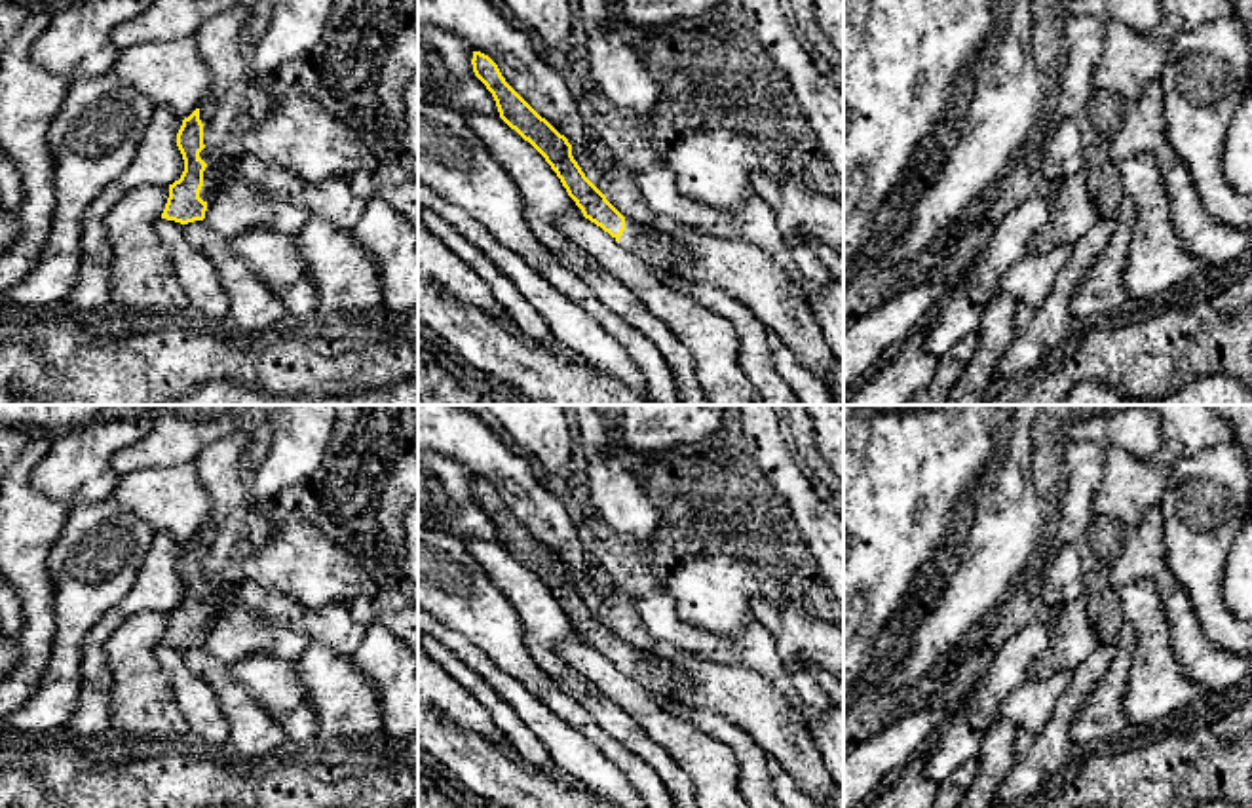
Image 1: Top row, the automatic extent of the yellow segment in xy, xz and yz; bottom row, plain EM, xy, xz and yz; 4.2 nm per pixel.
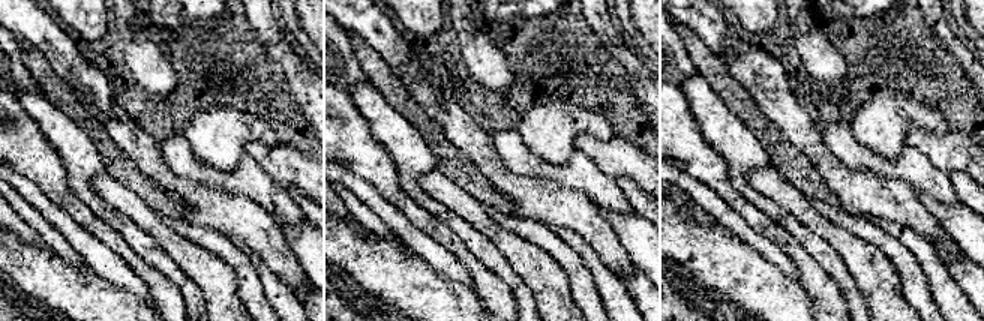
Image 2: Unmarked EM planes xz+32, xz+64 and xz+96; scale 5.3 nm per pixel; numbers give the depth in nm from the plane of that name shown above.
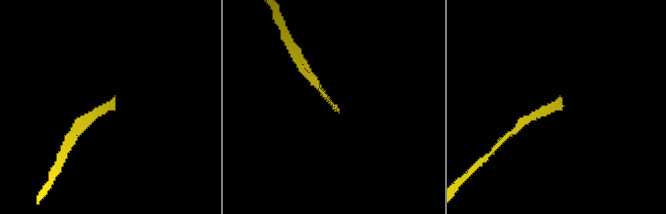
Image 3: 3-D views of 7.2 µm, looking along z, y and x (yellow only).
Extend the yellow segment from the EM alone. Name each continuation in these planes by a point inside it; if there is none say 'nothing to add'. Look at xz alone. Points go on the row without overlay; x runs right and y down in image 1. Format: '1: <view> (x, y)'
1: xz (656, 675)

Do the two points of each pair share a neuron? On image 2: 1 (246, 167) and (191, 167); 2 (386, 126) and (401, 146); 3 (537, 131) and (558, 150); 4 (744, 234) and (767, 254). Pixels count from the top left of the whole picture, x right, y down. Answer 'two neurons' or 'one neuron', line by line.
1: one neuron
2: one neuron
3: one neuron
4: one neuron

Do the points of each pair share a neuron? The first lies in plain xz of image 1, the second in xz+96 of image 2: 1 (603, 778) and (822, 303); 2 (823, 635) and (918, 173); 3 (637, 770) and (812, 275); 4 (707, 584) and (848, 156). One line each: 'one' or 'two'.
1: two
2: two
3: one
4: two

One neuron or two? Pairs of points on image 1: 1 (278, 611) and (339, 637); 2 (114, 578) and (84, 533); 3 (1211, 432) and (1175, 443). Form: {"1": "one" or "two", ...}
{"1": "one", "2": "one", "3": "one"}

